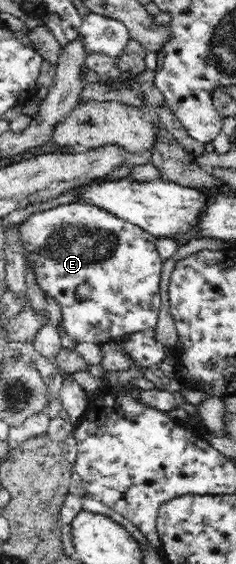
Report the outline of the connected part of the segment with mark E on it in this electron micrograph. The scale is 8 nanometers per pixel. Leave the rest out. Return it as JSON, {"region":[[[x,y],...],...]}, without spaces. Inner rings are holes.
{"region":[[[77,201],[56,206],[49,211],[33,213],[17,226],[26,267],[32,269],[37,285],[46,297],[53,297],[59,303],[63,315],[60,324],[69,337],[77,343],[100,346],[105,342],[125,339],[130,333],[154,329],[161,311],[159,279],[164,262],[158,255],[155,237],[95,205]],[[81,285],[87,285],[88,299],[77,295],[77,287]]]}

